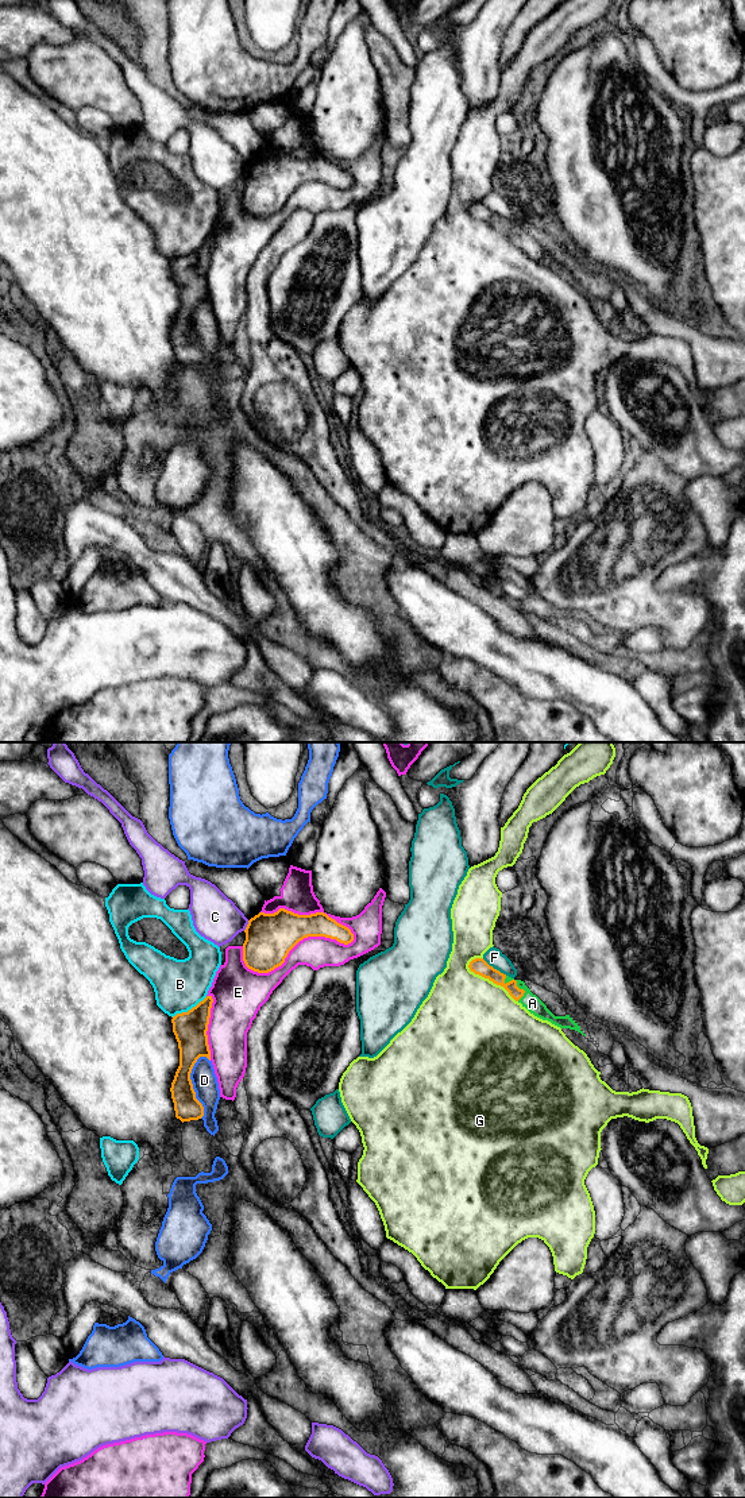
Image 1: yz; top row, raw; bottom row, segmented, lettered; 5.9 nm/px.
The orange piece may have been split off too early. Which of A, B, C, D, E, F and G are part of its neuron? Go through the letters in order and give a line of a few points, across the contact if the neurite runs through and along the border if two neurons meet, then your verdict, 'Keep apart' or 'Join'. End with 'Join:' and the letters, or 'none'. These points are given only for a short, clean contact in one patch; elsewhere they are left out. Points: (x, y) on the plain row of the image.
A: Line: yz (479, 211), (509, 228), (516, 228), (532, 247). Join
B: Keep apart
C: Keep apart
D: Keep apart
E: Keep apart
F: Keep apart
G: Keep apart
Join: A

